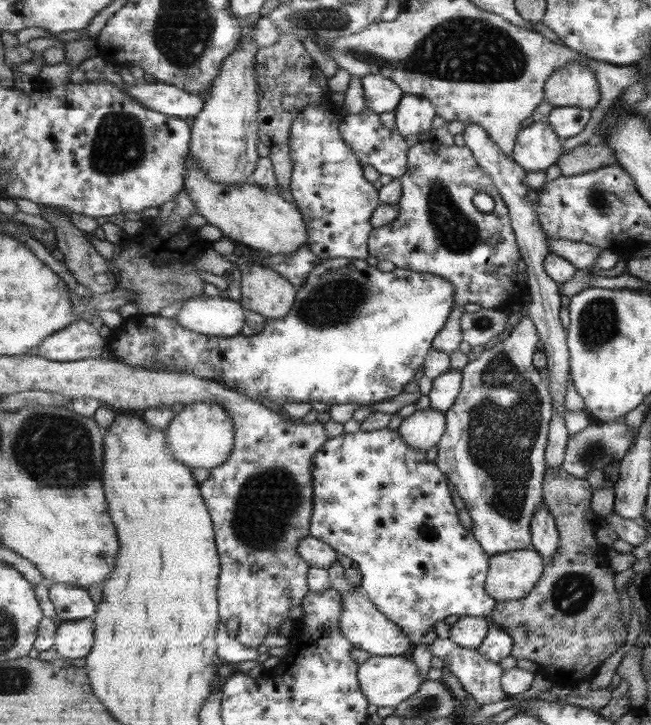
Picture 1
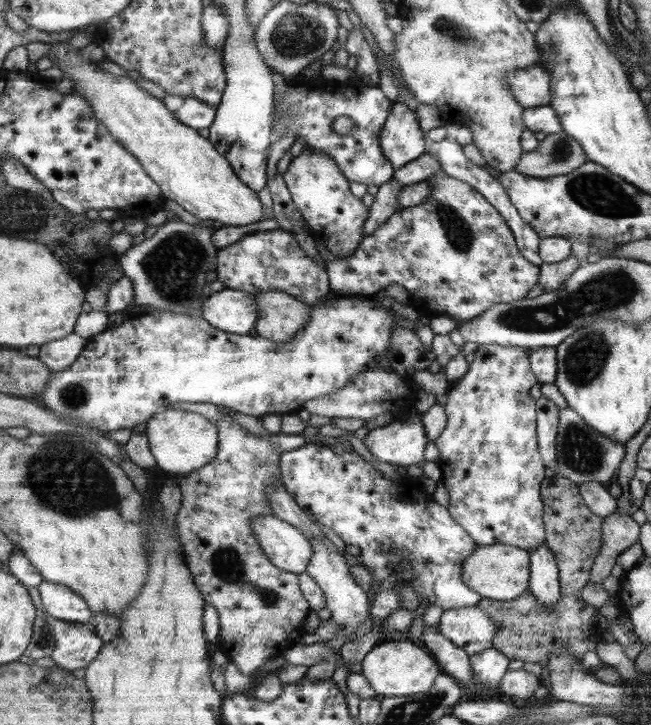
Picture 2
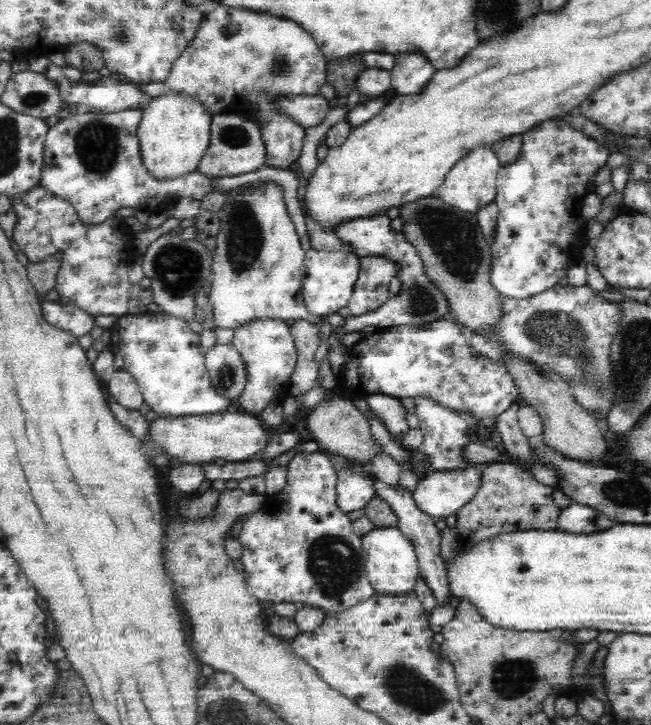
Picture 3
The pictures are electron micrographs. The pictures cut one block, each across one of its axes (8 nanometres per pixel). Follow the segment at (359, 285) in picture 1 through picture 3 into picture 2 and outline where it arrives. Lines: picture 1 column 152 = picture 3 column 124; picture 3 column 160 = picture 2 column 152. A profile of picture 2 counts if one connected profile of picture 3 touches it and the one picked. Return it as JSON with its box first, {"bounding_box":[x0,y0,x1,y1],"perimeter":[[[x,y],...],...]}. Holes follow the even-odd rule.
{"bounding_box":[41,295,397,432],"perimeter":[[[348,295],[348,296],[336,296],[339,297],[338,301],[335,301],[331,304],[322,304],[323,301],[320,301],[318,305],[314,305],[314,307],[310,306],[311,308],[311,322],[307,324],[295,336],[295,338],[292,338],[290,340],[287,340],[287,342],[272,342],[271,340],[266,340],[262,336],[256,336],[251,337],[250,335],[246,334],[244,336],[240,336],[237,334],[232,334],[230,332],[224,332],[222,329],[216,328],[215,325],[211,325],[203,316],[195,316],[192,318],[191,316],[186,316],[185,314],[176,314],[174,312],[168,312],[168,311],[162,311],[162,310],[154,310],[152,312],[144,313],[144,314],[136,314],[136,315],[130,315],[128,319],[126,319],[122,324],[118,324],[115,326],[109,326],[107,330],[104,330],[104,332],[101,332],[100,334],[97,334],[96,336],[93,336],[90,338],[90,342],[87,343],[87,345],[84,347],[84,350],[80,353],[80,356],[78,356],[78,359],[76,360],[76,365],[72,367],[72,369],[62,371],[62,372],[53,372],[53,375],[50,377],[49,383],[47,384],[47,387],[43,390],[43,393],[41,394],[42,402],[49,408],[52,409],[54,412],[57,412],[60,416],[70,416],[71,418],[74,418],[74,420],[81,420],[84,422],[84,424],[89,424],[91,428],[97,428],[97,430],[105,430],[106,432],[110,432],[111,430],[126,430],[126,428],[134,428],[135,426],[138,426],[138,424],[142,424],[142,422],[149,422],[149,420],[156,414],[158,414],[161,410],[166,408],[168,404],[174,404],[174,402],[191,402],[192,404],[198,404],[198,403],[210,403],[210,404],[217,404],[222,406],[227,406],[228,408],[232,408],[232,410],[236,410],[236,412],[241,412],[242,414],[247,414],[250,416],[255,417],[263,417],[267,414],[278,414],[278,415],[284,415],[288,413],[296,413],[300,408],[303,407],[304,403],[307,403],[309,400],[318,398],[319,396],[324,396],[325,394],[328,394],[329,392],[335,391],[336,389],[341,389],[342,387],[345,387],[345,384],[348,383],[350,380],[358,380],[358,376],[362,376],[368,368],[376,368],[376,366],[379,366],[378,361],[376,360],[376,355],[380,354],[380,356],[384,355],[387,351],[387,346],[389,345],[389,340],[391,337],[391,328],[394,325],[397,325],[395,321],[393,321],[393,316],[396,315],[394,312],[391,312],[390,309],[385,309],[383,307],[377,307],[376,302],[374,301],[374,296],[369,295]]]}

